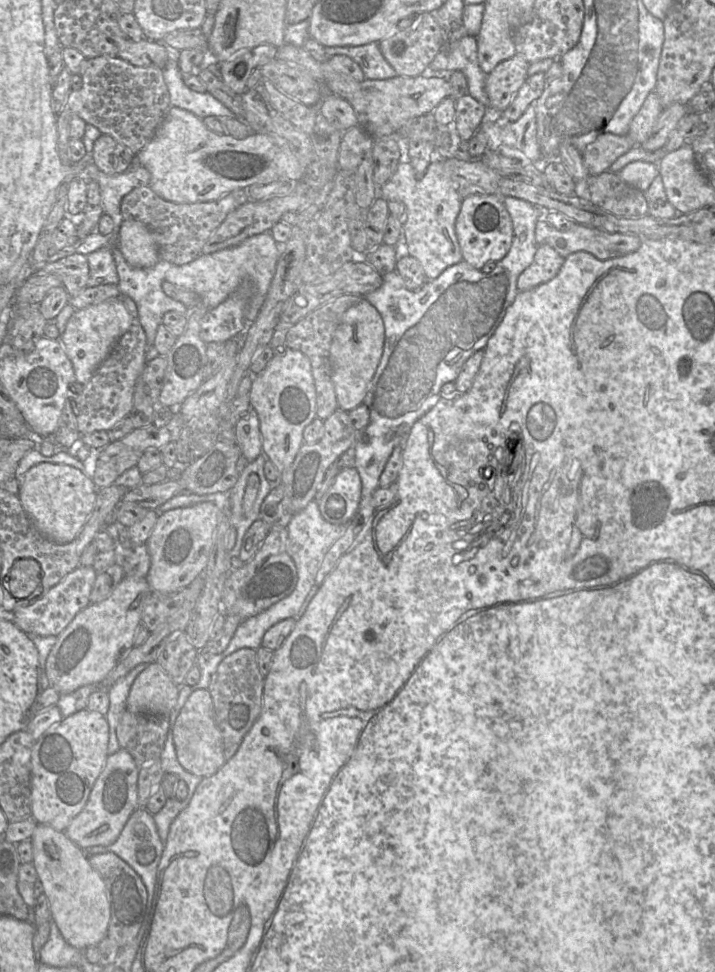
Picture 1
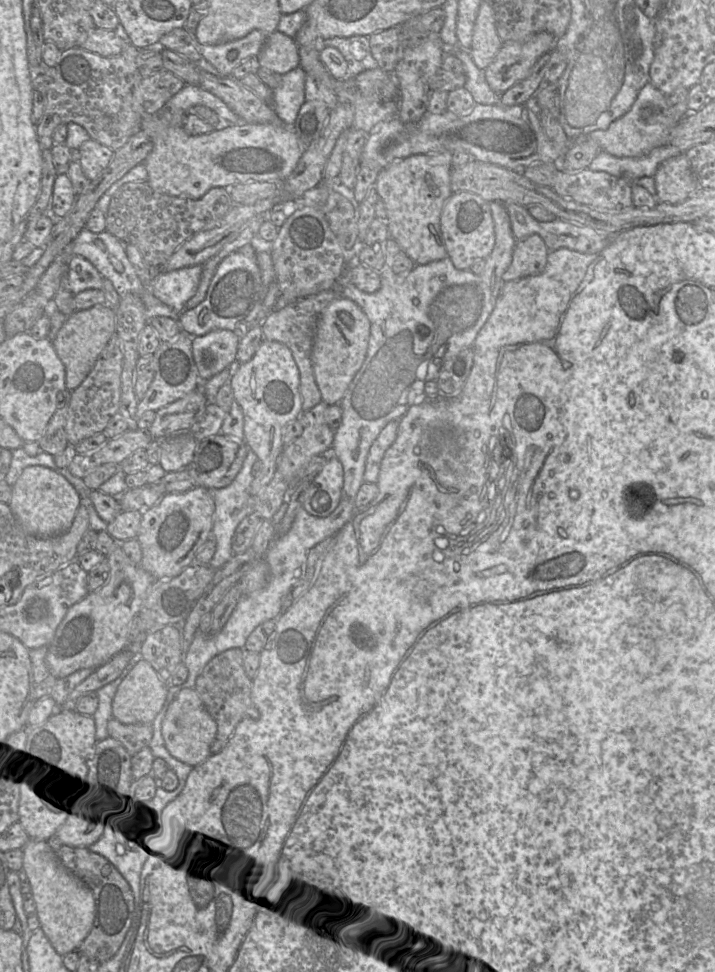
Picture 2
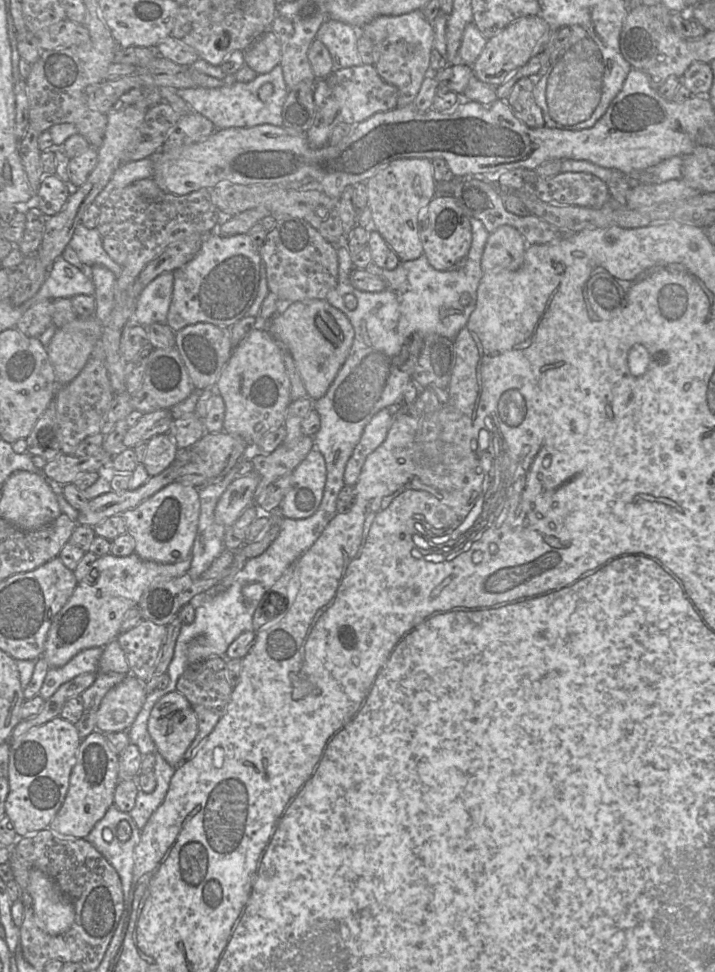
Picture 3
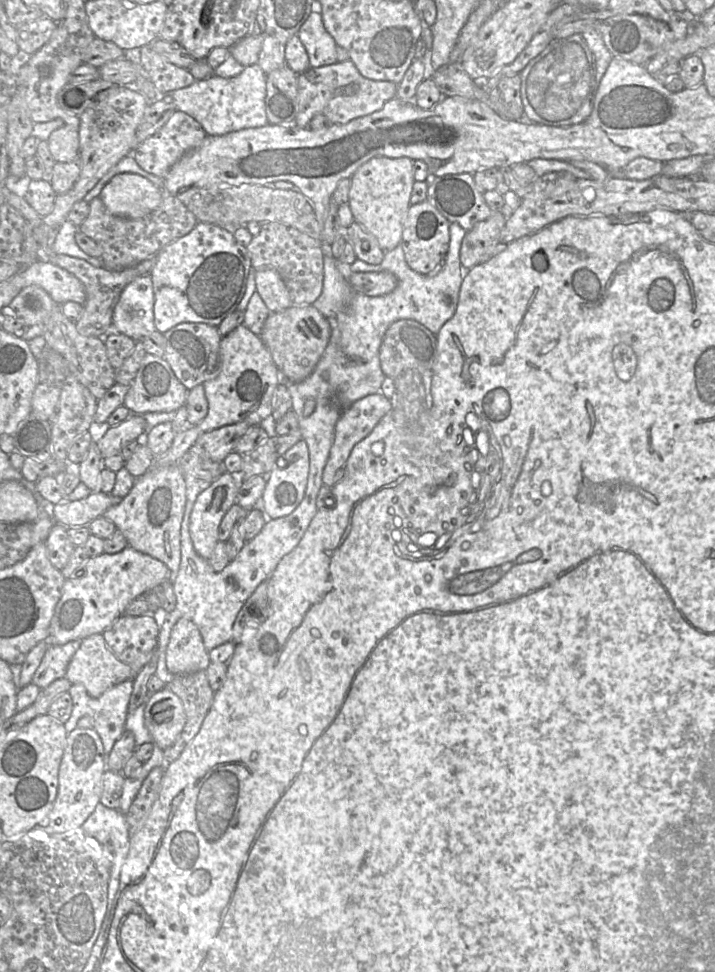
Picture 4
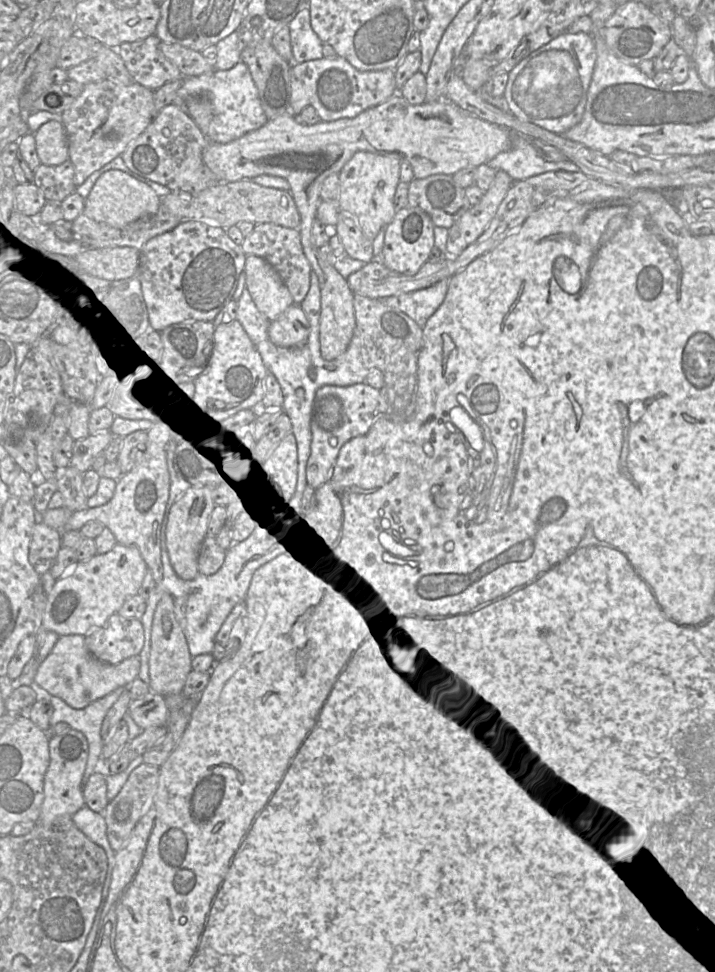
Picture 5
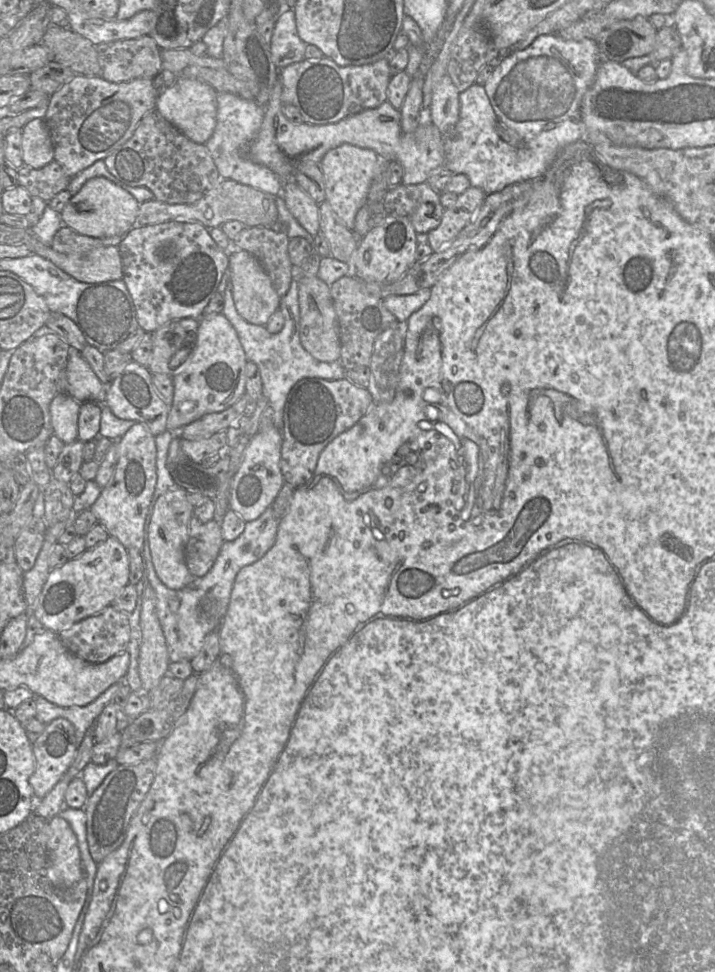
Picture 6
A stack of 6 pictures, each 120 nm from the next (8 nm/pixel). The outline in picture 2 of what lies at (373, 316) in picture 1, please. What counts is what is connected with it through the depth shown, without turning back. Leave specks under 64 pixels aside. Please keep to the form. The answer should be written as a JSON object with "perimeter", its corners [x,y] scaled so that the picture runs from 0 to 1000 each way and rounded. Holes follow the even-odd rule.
{"perimeter":[[[473,306],[450,320],[438,350],[435,372],[450,414],[459,418],[474,416],[513,363],[517,330],[492,309]]]}

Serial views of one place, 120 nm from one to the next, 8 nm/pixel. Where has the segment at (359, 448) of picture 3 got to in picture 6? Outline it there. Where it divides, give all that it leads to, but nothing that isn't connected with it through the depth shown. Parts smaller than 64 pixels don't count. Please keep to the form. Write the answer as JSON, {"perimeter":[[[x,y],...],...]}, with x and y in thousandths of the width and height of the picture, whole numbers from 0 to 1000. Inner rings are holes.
{"perimeter":[[[425,389],[408,399],[389,441],[393,451],[392,480],[400,500],[421,501],[439,489],[455,460],[477,445],[499,436],[523,418],[520,403],[480,389]]]}

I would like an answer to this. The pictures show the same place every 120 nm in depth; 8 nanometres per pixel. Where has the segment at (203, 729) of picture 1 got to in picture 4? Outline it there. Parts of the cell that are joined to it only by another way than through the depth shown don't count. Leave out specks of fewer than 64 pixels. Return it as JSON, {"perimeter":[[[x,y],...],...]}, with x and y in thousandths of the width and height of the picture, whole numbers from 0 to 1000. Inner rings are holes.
{"perimeter":[[[234,708],[218,712],[203,723],[201,745],[225,772],[241,767],[260,744],[252,718]]]}

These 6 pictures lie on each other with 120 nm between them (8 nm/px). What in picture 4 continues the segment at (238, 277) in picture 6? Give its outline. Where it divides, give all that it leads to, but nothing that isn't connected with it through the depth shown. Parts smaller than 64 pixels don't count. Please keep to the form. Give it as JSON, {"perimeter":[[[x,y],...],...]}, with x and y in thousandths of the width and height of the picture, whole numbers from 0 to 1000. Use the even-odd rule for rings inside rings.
{"perimeter":[[[382,277],[358,279],[357,294],[378,322],[394,320],[411,313],[397,289]]]}

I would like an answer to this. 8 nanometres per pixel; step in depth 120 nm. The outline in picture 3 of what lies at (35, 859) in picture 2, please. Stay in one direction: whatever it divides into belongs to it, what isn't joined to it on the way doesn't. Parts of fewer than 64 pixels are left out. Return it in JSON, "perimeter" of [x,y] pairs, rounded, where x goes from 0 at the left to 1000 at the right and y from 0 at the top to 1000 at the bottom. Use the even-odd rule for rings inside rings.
{"perimeter":[[[48,894],[41,898],[38,918],[45,936],[56,953],[70,962],[94,959],[105,947],[101,927],[62,897]]]}

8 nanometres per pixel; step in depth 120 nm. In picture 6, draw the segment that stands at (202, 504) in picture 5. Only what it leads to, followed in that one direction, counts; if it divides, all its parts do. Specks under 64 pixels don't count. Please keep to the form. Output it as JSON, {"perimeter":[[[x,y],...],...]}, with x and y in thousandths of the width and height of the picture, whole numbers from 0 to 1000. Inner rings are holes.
{"perimeter":[[[255,502],[224,509],[213,519],[204,556],[220,594],[231,603],[242,607],[262,603],[270,595],[274,595],[266,590],[259,577],[259,562],[264,538],[271,532],[271,523],[273,521],[263,513],[262,506]]]}

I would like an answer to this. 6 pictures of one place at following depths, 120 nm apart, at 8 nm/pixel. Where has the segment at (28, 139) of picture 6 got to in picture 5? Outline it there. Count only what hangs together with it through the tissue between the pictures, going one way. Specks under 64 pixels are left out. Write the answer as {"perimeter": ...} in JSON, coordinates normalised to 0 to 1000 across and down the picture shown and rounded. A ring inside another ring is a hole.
{"perimeter":[[[67,124],[46,139],[57,169],[78,171],[95,165],[95,142],[87,126]]]}

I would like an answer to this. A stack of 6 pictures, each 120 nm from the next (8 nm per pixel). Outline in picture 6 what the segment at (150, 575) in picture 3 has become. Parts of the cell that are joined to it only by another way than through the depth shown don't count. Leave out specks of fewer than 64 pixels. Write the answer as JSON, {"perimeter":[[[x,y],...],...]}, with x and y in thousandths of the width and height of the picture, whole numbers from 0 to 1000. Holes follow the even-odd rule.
{"perimeter":[[[152,551],[109,574],[97,575],[90,581],[73,584],[53,617],[42,628],[64,647],[81,651],[155,623],[182,600],[180,596],[179,565],[166,556]]]}

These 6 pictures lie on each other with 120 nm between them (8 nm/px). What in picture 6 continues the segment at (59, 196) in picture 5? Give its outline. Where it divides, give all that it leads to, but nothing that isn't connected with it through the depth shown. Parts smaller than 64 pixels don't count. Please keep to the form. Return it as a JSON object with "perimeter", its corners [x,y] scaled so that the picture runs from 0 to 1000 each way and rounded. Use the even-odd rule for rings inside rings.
{"perimeter":[[[73,166],[59,173],[32,170],[25,174],[25,190],[36,193],[46,203],[66,208],[91,195],[99,182],[80,167]]]}

